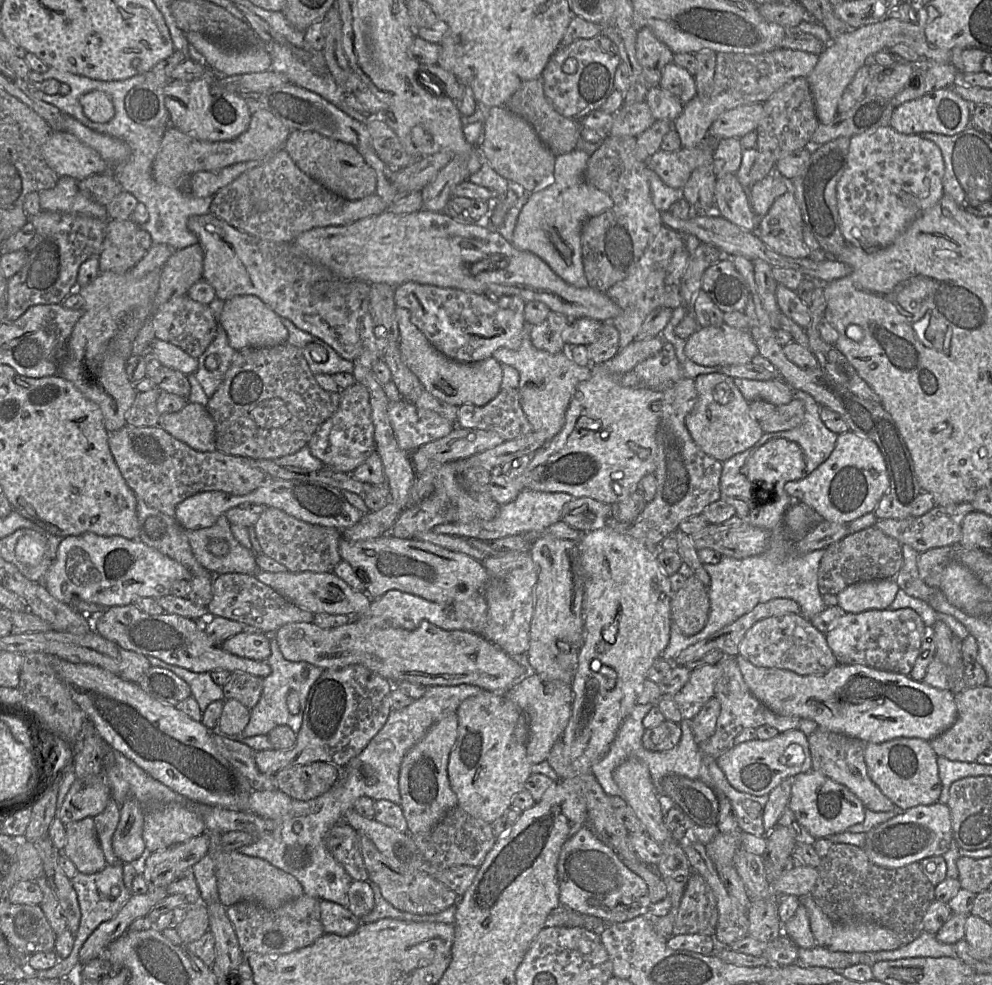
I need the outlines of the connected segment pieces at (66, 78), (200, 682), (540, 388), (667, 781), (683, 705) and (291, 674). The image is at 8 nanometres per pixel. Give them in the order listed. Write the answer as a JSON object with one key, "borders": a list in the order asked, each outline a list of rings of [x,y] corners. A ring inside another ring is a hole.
{"borders":[[[[49,67],[43,74],[43,80],[56,79],[61,83],[69,85],[70,92],[67,95],[53,94],[49,95],[42,90],[29,88],[33,96],[44,102],[53,104],[62,113],[67,114],[81,122],[84,126],[102,134],[106,134],[127,143],[130,148],[130,155],[125,162],[110,168],[110,172],[123,191],[132,194],[139,203],[142,203],[148,212],[148,221],[139,225],[142,229],[150,233],[153,244],[167,244],[174,250],[187,248],[198,243],[198,238],[192,233],[187,222],[191,216],[209,214],[212,196],[199,198],[184,193],[176,186],[166,186],[158,184],[152,176],[152,165],[158,152],[163,129],[153,129],[143,124],[133,121],[127,114],[125,109],[125,97],[128,92],[135,86],[141,86],[148,79],[143,79],[139,83],[138,77],[146,74],[138,74],[131,78],[119,81],[100,81],[87,78],[84,76],[59,71],[53,67]],[[90,91],[102,91],[106,93],[114,105],[113,118],[105,123],[93,122],[85,116],[80,104],[80,97]]],[[[148,657],[151,666],[170,670],[190,686],[192,696],[197,700],[200,710],[205,711],[207,706],[215,701],[223,700],[224,694],[221,686],[211,678],[210,672],[196,673],[187,669],[168,664],[156,657]]],[[[525,322],[522,343],[517,349],[500,348],[493,352],[492,358],[501,364],[515,368],[519,373],[519,392],[521,407],[532,426],[532,432],[543,432],[548,442],[563,428],[565,413],[580,382],[591,376],[591,365],[580,366],[570,357],[568,351],[549,353],[537,349],[529,336],[530,325]]],[[[673,773],[661,779],[657,793],[669,797],[695,825],[718,824],[719,802],[711,785]]],[[[720,663],[701,666],[690,672],[688,682],[674,696],[683,720],[691,722],[701,708],[714,697],[720,676]]],[[[271,638],[271,654],[266,660],[271,667],[271,673],[263,678],[263,691],[258,704],[251,709],[250,721],[244,731],[243,737],[267,735],[277,726],[287,725],[298,734],[303,721],[306,700],[311,687],[324,672],[324,669],[307,662],[291,662],[286,660],[275,642]],[[291,690],[299,692],[300,711],[292,714],[287,706],[287,696]]]]}

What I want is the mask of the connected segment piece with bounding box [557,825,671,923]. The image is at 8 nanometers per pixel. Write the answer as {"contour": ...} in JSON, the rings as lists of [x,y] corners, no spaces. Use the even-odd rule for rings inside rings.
{"contour":[[[588,825],[563,844],[557,864],[557,878],[560,905],[599,918],[605,923],[626,922],[638,916],[663,917],[671,909],[668,895],[652,903],[646,882],[625,866],[617,853]],[[590,898],[596,898],[598,905],[590,905]]]}

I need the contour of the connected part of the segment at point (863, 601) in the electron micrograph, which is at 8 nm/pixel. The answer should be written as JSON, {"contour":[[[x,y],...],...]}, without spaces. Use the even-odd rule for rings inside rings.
{"contour":[[[894,579],[852,584],[836,595],[837,605],[845,612],[857,614],[867,610],[885,610],[899,590]]]}

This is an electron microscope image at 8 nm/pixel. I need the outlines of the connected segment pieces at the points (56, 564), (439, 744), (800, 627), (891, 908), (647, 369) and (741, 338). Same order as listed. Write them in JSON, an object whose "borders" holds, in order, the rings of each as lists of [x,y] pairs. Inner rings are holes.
{"borders":[[[[87,532],[63,538],[55,561],[50,566],[44,586],[60,602],[71,605],[78,601],[94,603],[104,608],[132,604],[137,598],[160,598],[171,595],[171,586],[177,580],[190,580],[190,572],[179,562],[147,546],[139,540],[122,536],[100,536]]],[[[454,712],[437,721],[403,758],[399,776],[400,805],[411,835],[429,832],[458,804],[447,773],[450,753],[455,746],[457,736],[458,716]]],[[[800,613],[771,616],[755,623],[741,640],[739,655],[756,667],[789,670],[799,675],[824,674],[838,664],[827,645],[825,634]]],[[[836,843],[822,858],[817,870],[818,878],[811,896],[833,924],[874,923],[893,931],[901,945],[911,943],[924,932],[923,918],[930,904],[935,900],[935,886],[924,874],[919,862],[900,868],[884,868],[873,864],[863,848]]],[[[670,342],[653,357],[638,363],[632,370],[638,377],[638,388],[664,391],[683,378],[682,369]]],[[[723,324],[699,327],[686,341],[686,356],[702,366],[751,363],[758,347],[748,330]]]]}

